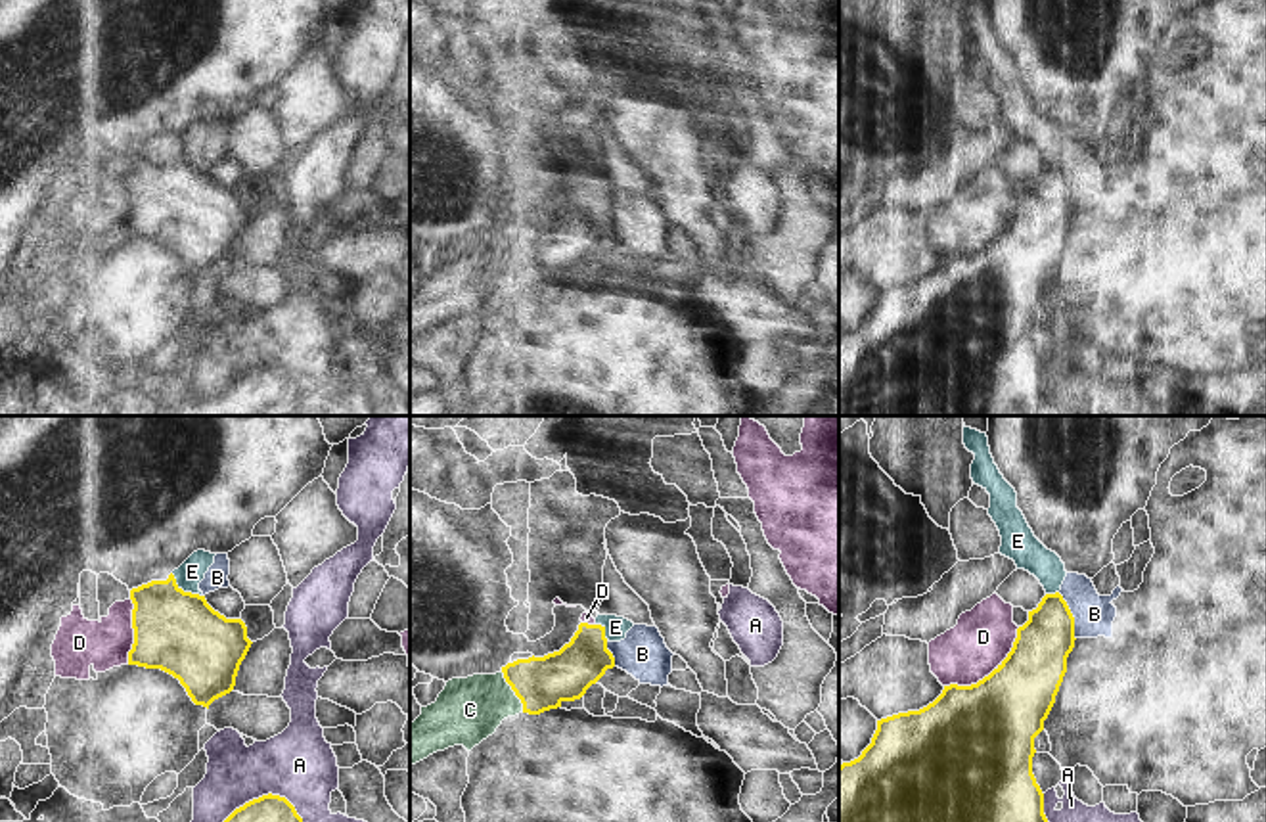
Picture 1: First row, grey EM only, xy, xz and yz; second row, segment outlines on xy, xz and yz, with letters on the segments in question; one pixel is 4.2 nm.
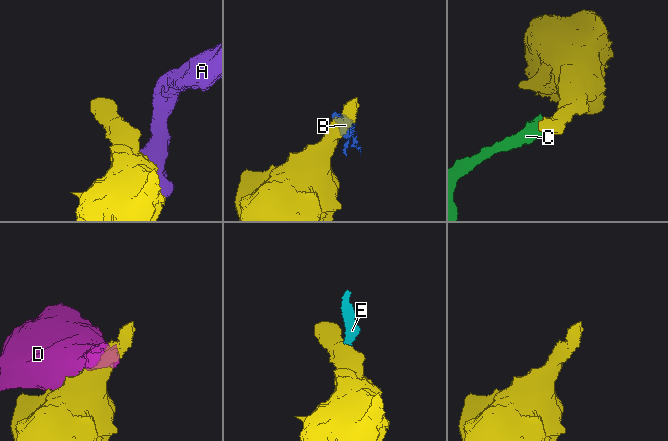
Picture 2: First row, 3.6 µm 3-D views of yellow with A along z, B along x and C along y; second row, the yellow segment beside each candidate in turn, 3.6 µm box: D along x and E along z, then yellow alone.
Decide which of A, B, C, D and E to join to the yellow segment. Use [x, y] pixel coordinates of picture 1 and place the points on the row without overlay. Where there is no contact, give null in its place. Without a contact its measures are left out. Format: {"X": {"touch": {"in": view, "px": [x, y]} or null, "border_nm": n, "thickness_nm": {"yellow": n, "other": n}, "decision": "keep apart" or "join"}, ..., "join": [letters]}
{"A": {"touch": {"in": "xy", "px": [257, 370]}, "border_nm": 500, "thickness_nm": {"yellow": 360, "other": 300}, "decision": "keep apart"}, "B": {"touch": {"in": "yz", "px": [1071, 186]}, "border_nm": 220, "thickness_nm": {"yellow": 260, "other": 170}, "decision": "keep apart"}, "C": {"touch": {"in": "xz", "px": [514, 261]}, "border_nm": 200, "thickness_nm": {"yellow": 220, "other": 280}, "decision": "keep apart"}, "D": {"touch": {"in": "yz", "px": [991, 244]}, "border_nm": 400, "thickness_nm": {"yellow": 420, "other": 260}, "decision": "keep apart"}, "E": {"touch": {"in": "xy", "px": [182, 161]}, "border_nm": 160, "thickness_nm": {"yellow": 340, "other": 110}, "decision": "keep apart"}, "join": []}

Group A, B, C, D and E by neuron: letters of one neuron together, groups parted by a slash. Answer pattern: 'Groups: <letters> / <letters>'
Groups: A / B E / C D

